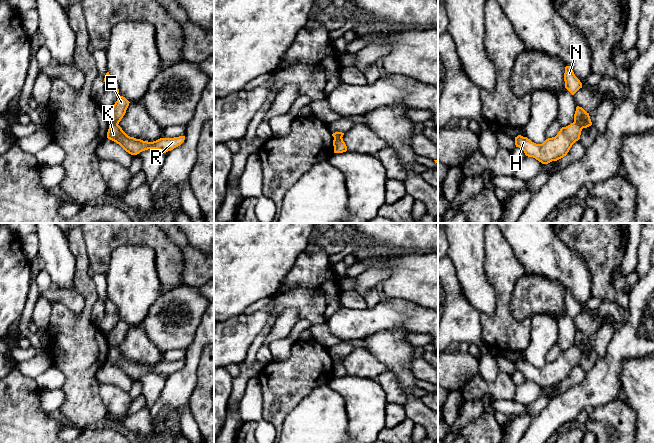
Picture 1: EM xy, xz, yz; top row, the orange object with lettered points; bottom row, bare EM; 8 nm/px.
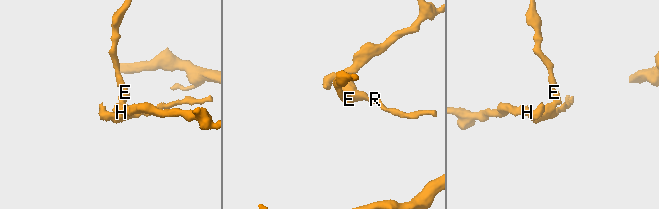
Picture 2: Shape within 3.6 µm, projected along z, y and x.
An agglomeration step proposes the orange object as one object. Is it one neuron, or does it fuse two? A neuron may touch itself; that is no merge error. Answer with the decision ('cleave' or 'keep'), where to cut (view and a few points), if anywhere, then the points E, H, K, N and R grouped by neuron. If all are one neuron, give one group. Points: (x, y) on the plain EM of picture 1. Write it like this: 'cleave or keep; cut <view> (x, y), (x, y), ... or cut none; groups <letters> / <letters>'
cleave; cut yz (574, 345), (582, 352); groups E N / H K R

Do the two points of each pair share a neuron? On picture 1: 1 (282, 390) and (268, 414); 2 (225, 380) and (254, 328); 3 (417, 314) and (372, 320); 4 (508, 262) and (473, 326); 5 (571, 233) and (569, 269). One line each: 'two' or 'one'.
1: one
2: two
3: one
4: two
5: two

